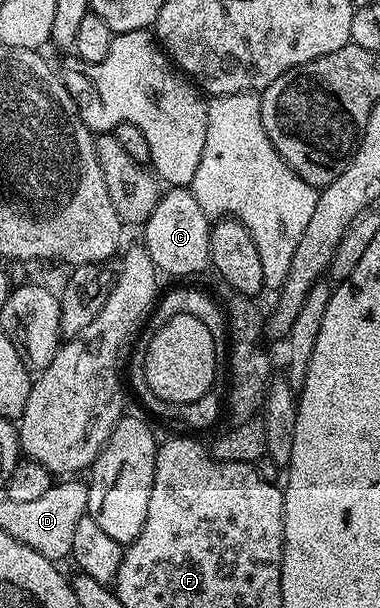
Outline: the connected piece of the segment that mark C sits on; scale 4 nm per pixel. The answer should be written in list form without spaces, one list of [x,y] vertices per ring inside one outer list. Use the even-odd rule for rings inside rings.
[[[173,187],[160,194],[157,205],[143,222],[145,250],[162,274],[170,273],[177,279],[193,279],[196,273],[210,268],[209,231],[211,218],[199,207],[192,192],[185,187]],[[169,192],[169,193],[165,193]]]

